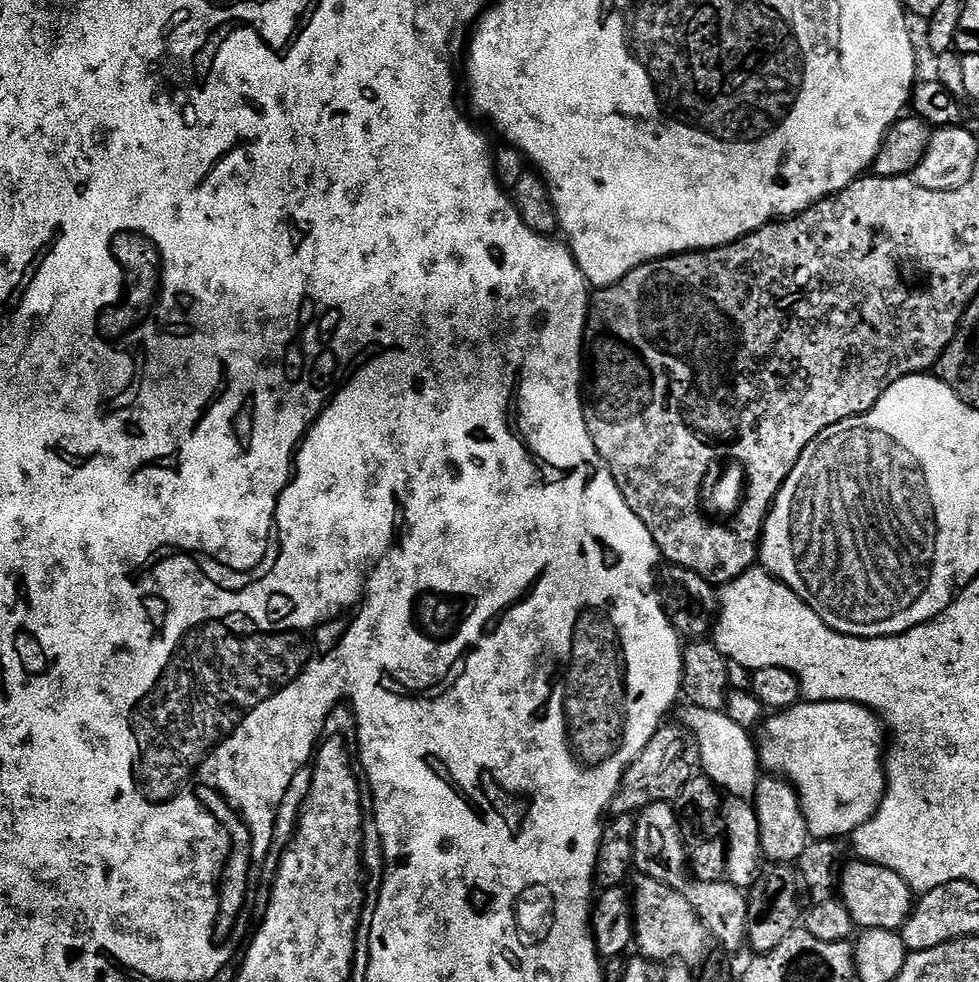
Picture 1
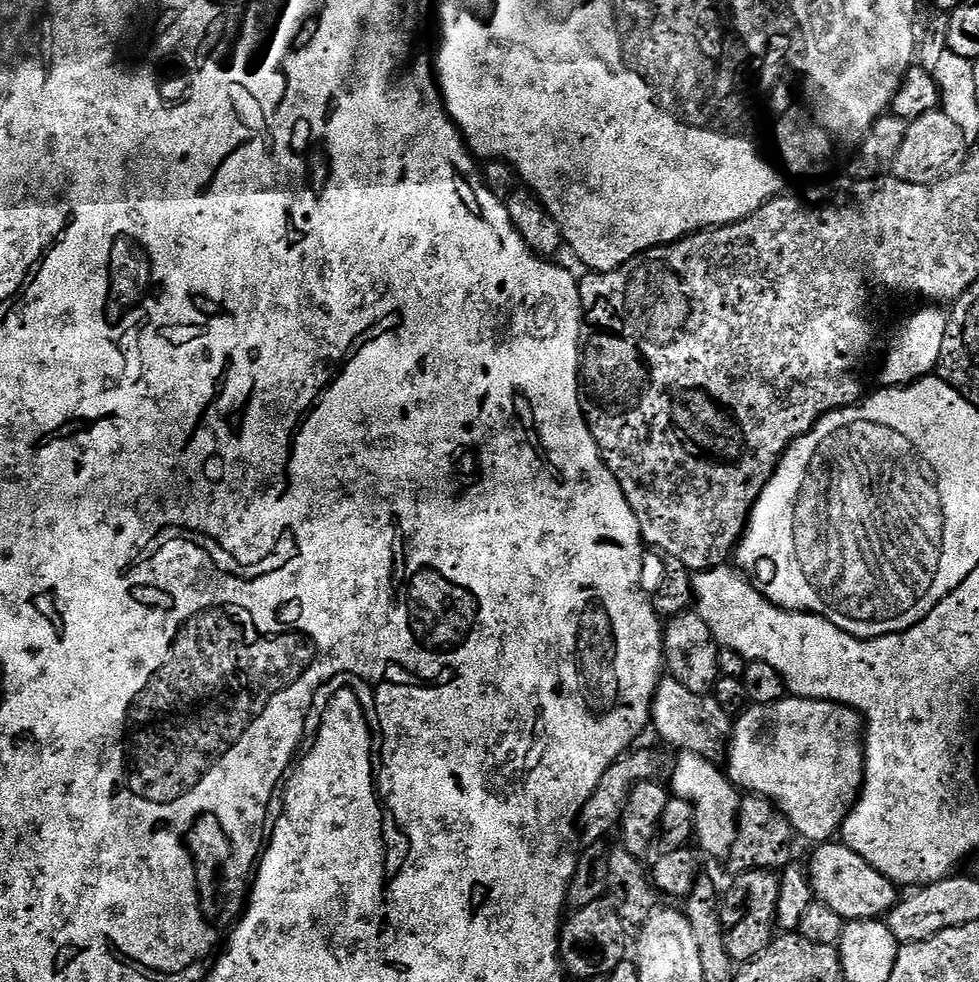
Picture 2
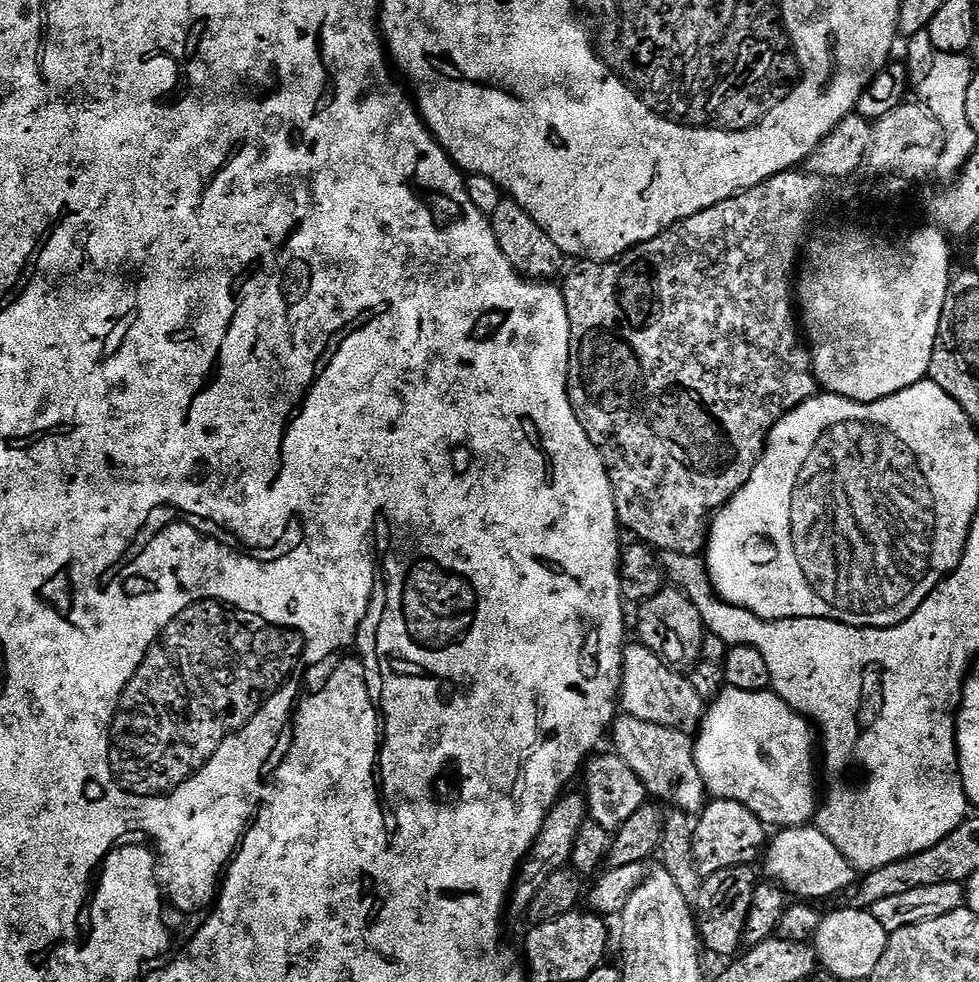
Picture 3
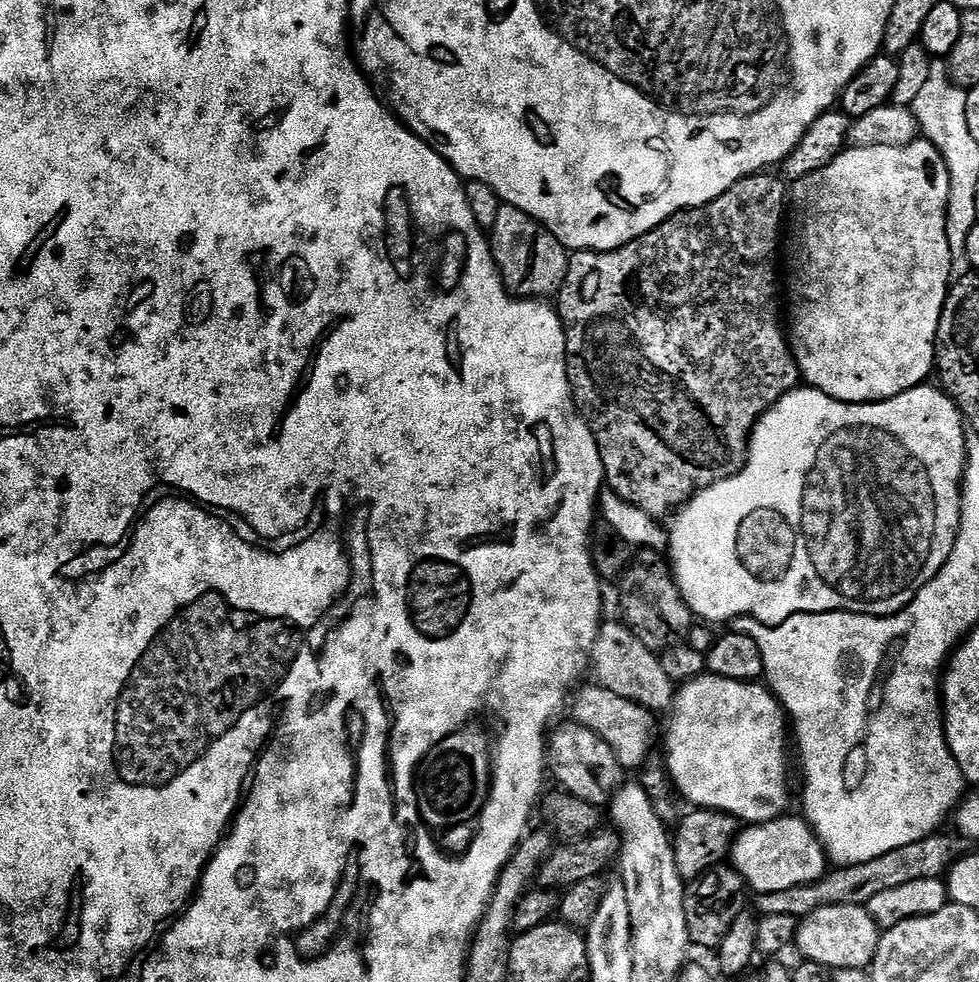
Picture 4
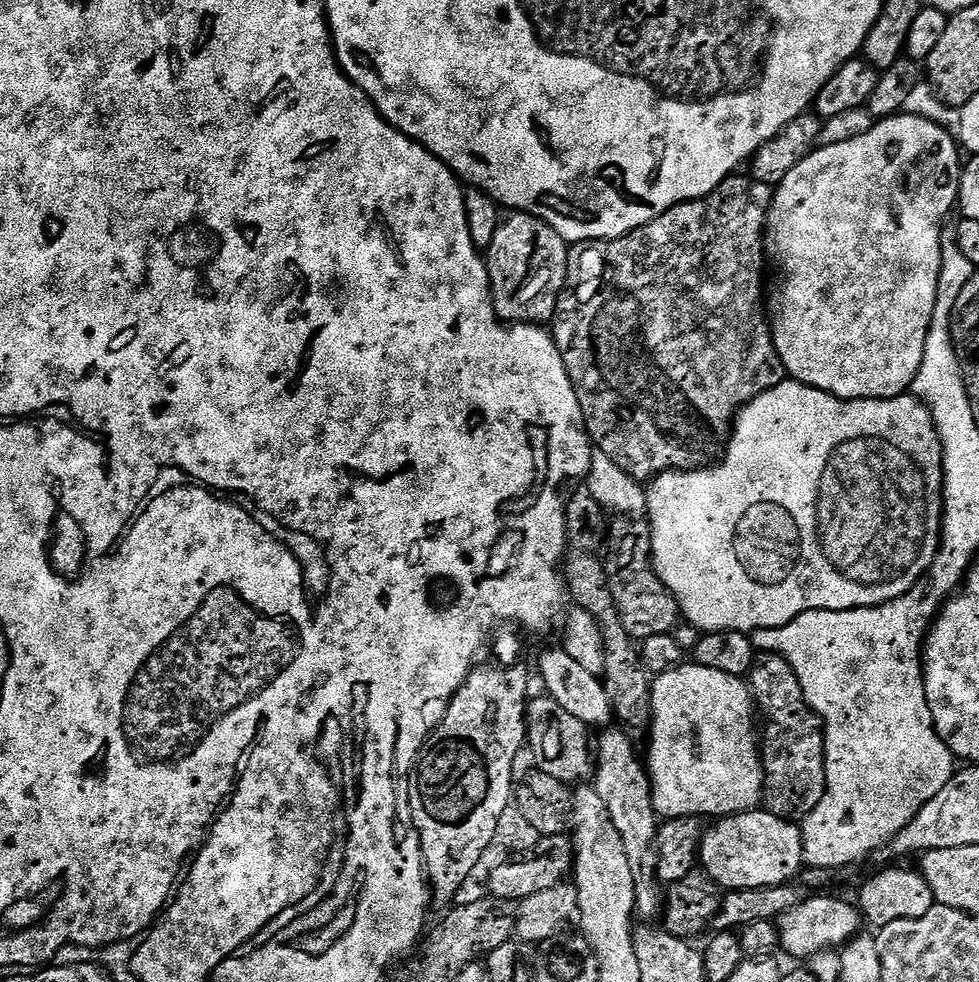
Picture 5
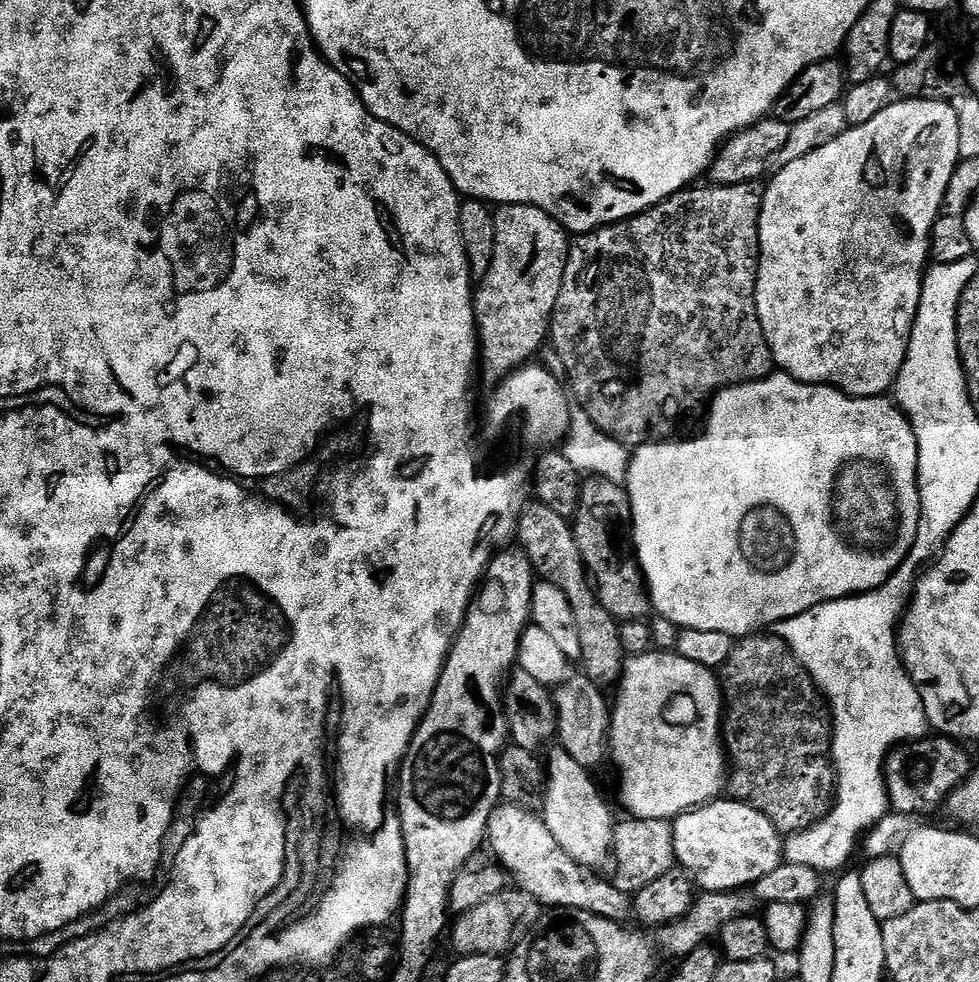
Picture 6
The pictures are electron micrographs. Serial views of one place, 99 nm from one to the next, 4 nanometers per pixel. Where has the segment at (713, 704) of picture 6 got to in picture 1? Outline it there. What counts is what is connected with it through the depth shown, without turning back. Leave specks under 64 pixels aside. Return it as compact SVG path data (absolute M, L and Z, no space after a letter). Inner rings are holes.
M849 700L801 702L793 708L773 711L758 729L758 755L763 771L786 778L795 788L800 796L809 837L817 840L851 837L858 826L862 826L878 810L888 787L885 744L883 720L869 708Z

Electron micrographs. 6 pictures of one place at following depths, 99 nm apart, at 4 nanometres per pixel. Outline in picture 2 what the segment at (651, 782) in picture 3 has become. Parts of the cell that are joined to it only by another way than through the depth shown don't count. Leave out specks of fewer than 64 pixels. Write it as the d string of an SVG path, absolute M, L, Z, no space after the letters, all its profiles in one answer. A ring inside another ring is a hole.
M680 752L676 769L672 772L670 792L675 799L685 800L694 809L694 840L700 843L701 853L727 857L733 841L736 840L736 818L740 810L741 793L735 784L713 761L696 752Z

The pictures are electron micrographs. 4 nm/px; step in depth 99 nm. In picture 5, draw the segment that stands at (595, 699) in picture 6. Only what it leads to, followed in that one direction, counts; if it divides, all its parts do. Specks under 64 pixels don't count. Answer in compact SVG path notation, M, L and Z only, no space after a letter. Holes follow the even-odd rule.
M612 726L605 729L596 746L597 766L592 787L610 812L611 821L622 838L627 862L633 875L636 909L639 915L652 916L662 908L662 886L659 880L660 853L657 844L658 813L653 806L651 780L647 769L623 729Z

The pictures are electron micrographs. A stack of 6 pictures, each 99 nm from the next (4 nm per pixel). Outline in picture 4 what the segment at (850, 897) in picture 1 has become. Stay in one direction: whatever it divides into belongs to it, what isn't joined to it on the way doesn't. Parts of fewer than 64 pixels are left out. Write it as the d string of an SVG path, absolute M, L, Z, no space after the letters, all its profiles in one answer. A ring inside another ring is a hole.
M785 814L765 824L745 827L736 837L730 853L731 867L753 893L790 890L790 886L815 884L829 871L830 861L808 821L799 815Z

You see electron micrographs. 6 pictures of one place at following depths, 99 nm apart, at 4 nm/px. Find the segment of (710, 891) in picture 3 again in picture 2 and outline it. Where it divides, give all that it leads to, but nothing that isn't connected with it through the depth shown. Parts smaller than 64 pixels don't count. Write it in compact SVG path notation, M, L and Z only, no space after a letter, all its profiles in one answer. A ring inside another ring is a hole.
M757 870L741 872L733 880L736 881L729 886L728 893L723 893L722 899L719 901L720 922L724 932L726 954L729 955L731 961L743 966L758 954L762 954L762 950L766 950L774 939L774 919L780 877L772 870Z

